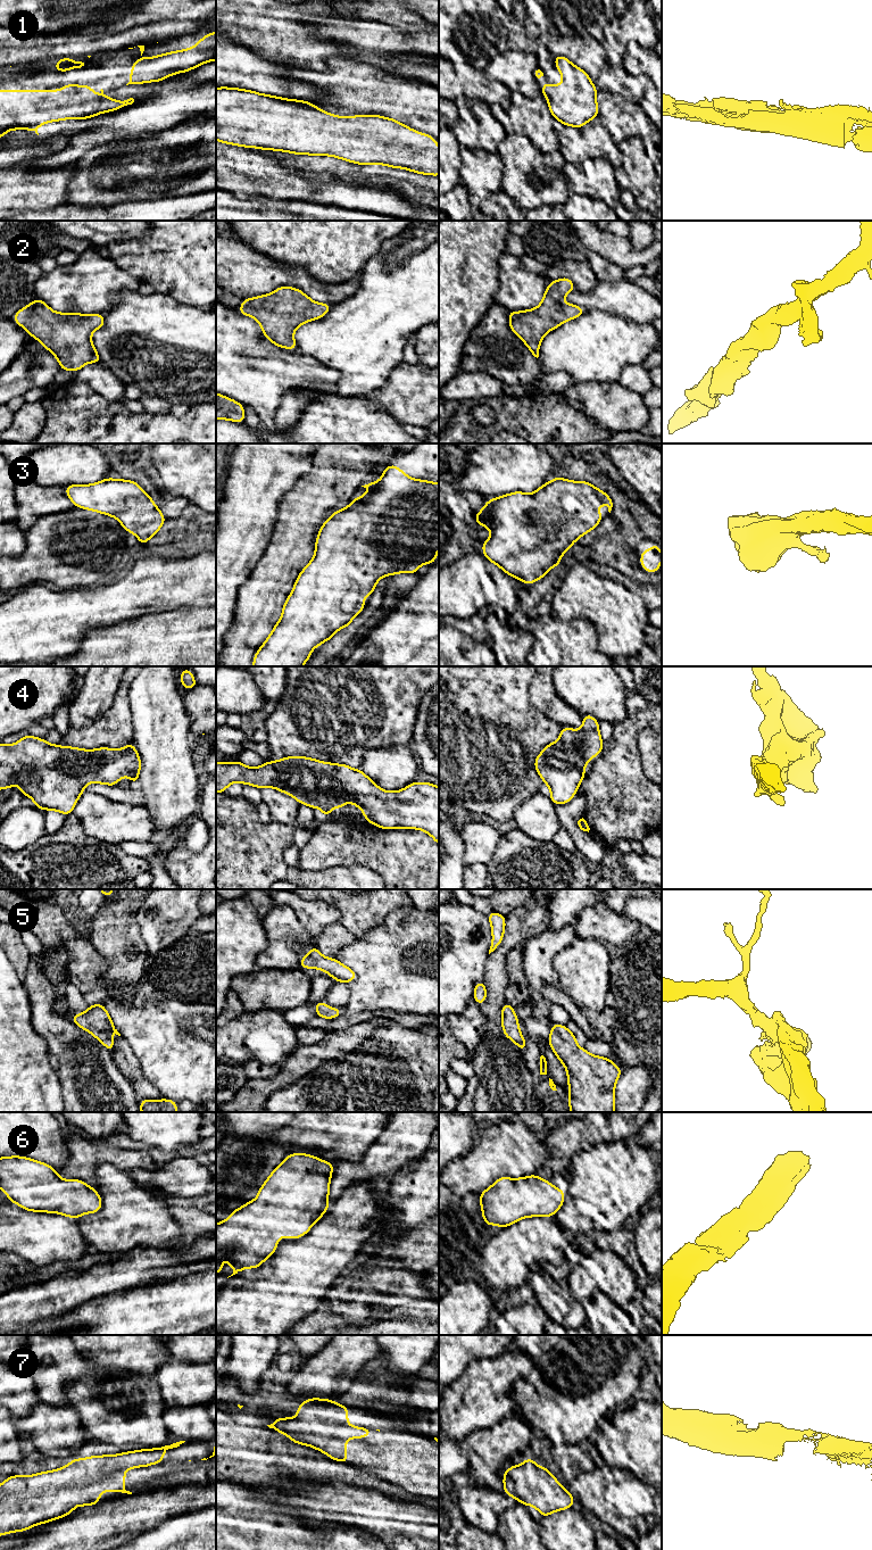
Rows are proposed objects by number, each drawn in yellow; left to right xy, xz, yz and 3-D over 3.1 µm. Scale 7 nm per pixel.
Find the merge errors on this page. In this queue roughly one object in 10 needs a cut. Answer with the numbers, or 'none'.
none

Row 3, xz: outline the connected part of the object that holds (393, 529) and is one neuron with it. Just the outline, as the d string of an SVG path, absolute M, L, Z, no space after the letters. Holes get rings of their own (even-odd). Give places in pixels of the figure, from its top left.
M388 465L379 481L362 487L369 492L334 512L321 527L315 555L298 575L282 615L255 654L252 666L302 666L315 647L332 639L340 629L350 627L351 620L366 605L363 598L374 592L382 577L416 573L422 564L434 563L439 549L439 483L413 479L400 467Z

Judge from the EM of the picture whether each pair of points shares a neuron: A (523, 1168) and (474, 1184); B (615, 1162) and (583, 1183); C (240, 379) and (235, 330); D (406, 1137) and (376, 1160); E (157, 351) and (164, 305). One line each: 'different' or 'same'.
A: same
B: same
C: same
D: same
E: same

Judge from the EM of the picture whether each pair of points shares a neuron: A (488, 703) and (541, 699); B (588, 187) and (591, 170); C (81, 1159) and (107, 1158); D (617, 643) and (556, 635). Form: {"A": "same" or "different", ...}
{"A": "different", "B": "same", "C": "same", "D": "different"}

